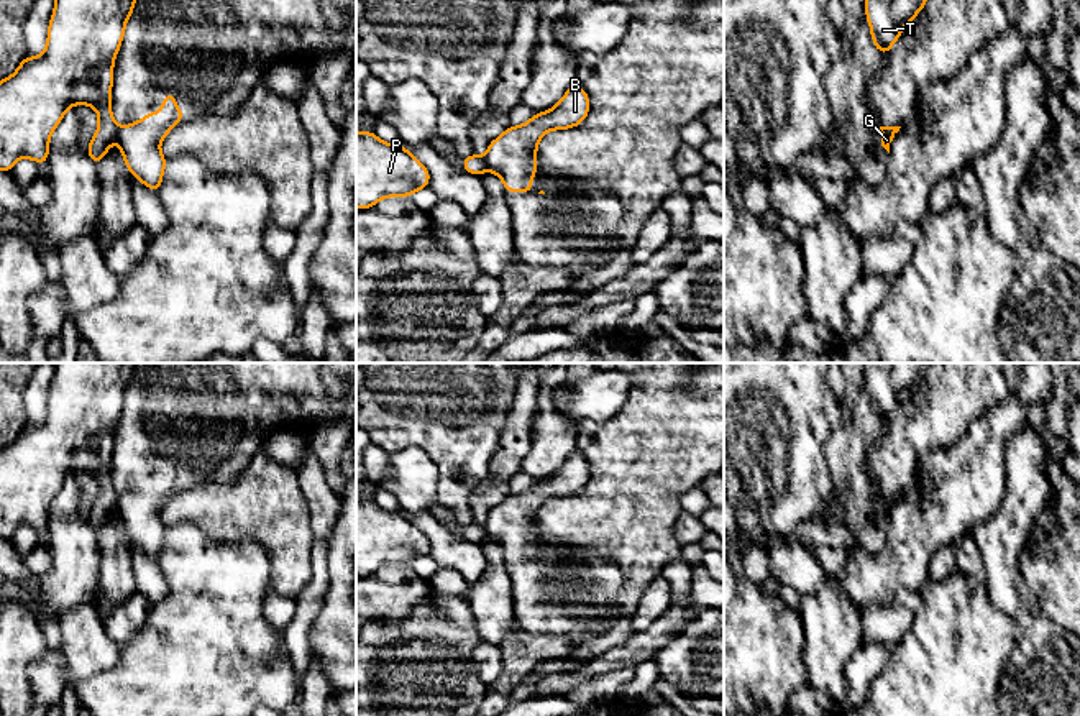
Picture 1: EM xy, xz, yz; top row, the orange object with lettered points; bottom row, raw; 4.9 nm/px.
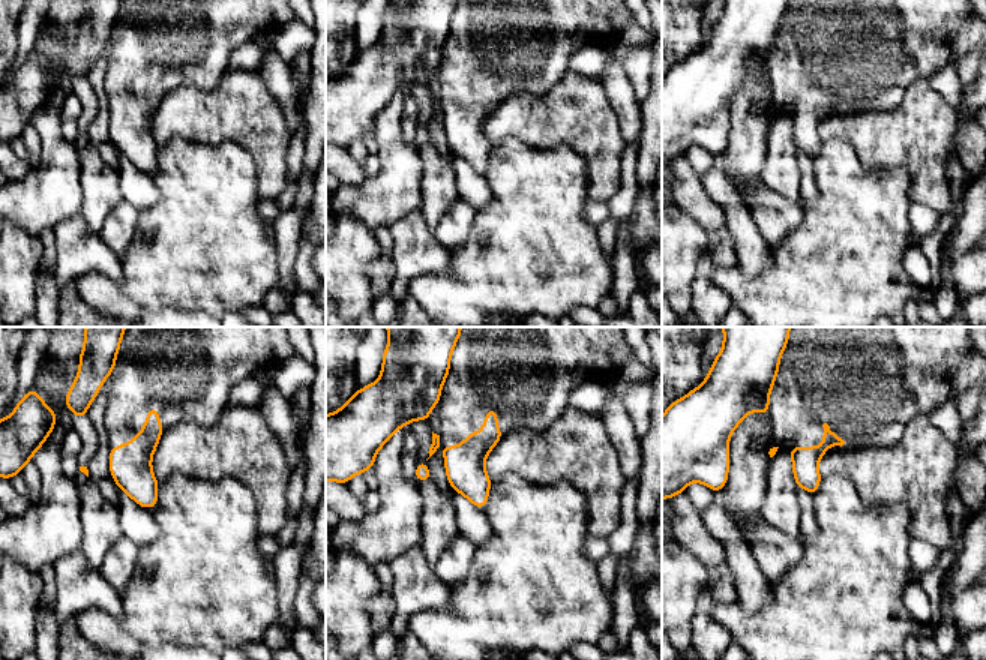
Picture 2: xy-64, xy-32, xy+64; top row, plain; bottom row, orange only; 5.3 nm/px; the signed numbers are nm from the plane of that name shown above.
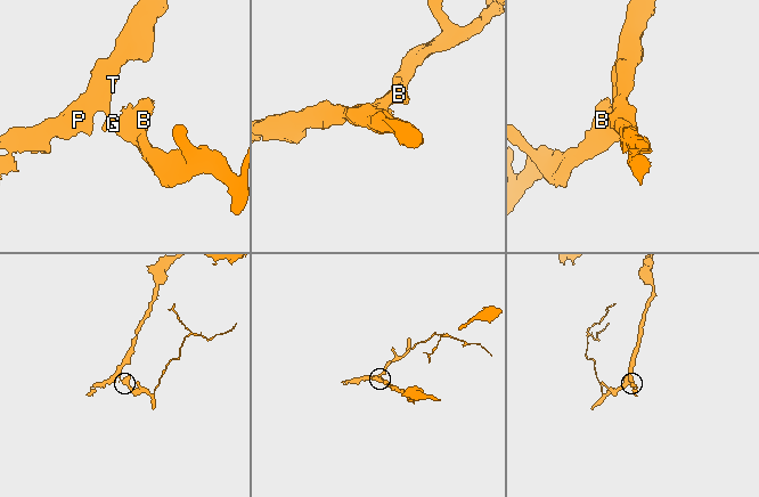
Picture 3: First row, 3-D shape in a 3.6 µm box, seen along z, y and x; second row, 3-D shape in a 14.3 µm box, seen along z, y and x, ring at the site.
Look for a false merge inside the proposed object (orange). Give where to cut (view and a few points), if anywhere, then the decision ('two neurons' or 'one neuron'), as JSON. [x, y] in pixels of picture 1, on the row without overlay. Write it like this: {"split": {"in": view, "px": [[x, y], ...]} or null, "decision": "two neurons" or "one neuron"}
{"split": {"in": "xy", "px": [[118, 495], [115, 506]]}, "decision": "two neurons"}

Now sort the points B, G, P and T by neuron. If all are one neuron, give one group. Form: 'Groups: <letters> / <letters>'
Groups: B G / P T

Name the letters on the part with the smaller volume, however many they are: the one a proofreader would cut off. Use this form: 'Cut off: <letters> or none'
Cut off: B, G

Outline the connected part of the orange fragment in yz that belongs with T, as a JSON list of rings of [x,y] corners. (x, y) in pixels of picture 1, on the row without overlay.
[[[865,363],[865,384],[880,422],[888,422],[901,406],[901,396],[911,394],[927,368],[929,363]]]

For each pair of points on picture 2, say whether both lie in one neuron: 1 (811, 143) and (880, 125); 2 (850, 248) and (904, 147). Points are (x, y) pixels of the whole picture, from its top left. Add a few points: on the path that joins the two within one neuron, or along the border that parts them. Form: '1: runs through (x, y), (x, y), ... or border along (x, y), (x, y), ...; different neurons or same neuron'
1: border along (844, 113), (827, 116), (818, 125), (820, 141); different neurons
2: border along (859, 158), (866, 168), (902, 167), (910, 198); different neurons

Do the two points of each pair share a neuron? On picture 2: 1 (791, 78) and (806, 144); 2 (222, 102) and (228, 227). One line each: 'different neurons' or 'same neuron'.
1: same neuron
2: different neurons

